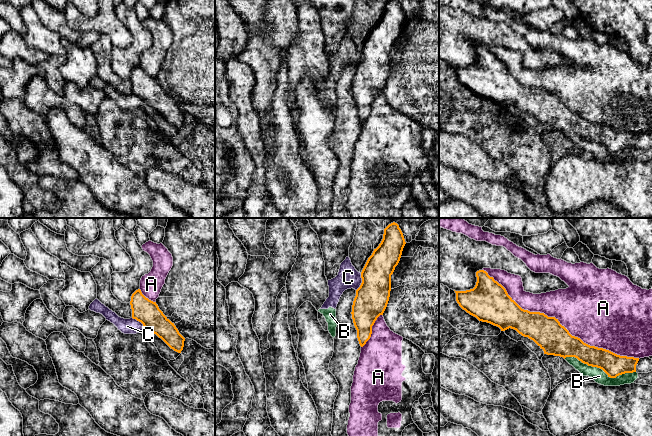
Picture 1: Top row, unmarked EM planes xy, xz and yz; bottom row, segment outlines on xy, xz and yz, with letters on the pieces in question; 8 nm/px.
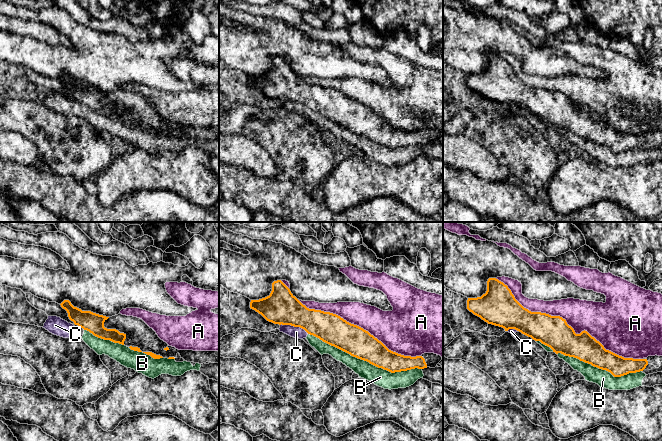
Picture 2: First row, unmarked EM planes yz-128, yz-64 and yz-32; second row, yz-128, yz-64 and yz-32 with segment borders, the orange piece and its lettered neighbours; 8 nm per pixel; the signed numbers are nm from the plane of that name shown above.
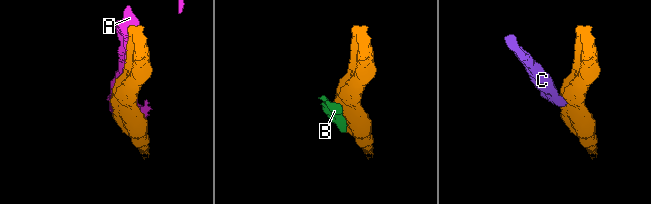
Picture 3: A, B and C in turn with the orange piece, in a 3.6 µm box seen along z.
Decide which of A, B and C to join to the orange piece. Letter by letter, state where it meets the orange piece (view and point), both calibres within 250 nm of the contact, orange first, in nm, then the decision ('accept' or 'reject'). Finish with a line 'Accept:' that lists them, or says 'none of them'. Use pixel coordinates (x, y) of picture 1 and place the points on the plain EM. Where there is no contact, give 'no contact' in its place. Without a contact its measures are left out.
A: meets orange in yz at (559, 99); 260 nm thick on the orange side, 460 nm on the other; reject
B: meets orange in yz at (600, 144); 180 nm thick on the orange side, 110 nm on the other; reject
C: meets orange in xz at (362, 58); 260 nm thick on the orange side, 180 nm on the other; reject
Accept: none of them

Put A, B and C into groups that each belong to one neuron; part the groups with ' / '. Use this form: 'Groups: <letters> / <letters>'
Groups: A / B C

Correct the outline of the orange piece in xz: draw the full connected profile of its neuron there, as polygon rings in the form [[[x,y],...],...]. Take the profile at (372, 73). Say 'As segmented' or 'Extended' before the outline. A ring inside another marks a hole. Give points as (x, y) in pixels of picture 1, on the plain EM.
As segmented. [[[389,0],[384,5],[381,19],[361,48],[362,59],[356,66],[351,88],[361,123],[370,115],[372,102],[387,83],[391,51],[400,37],[405,20],[399,1]]]

